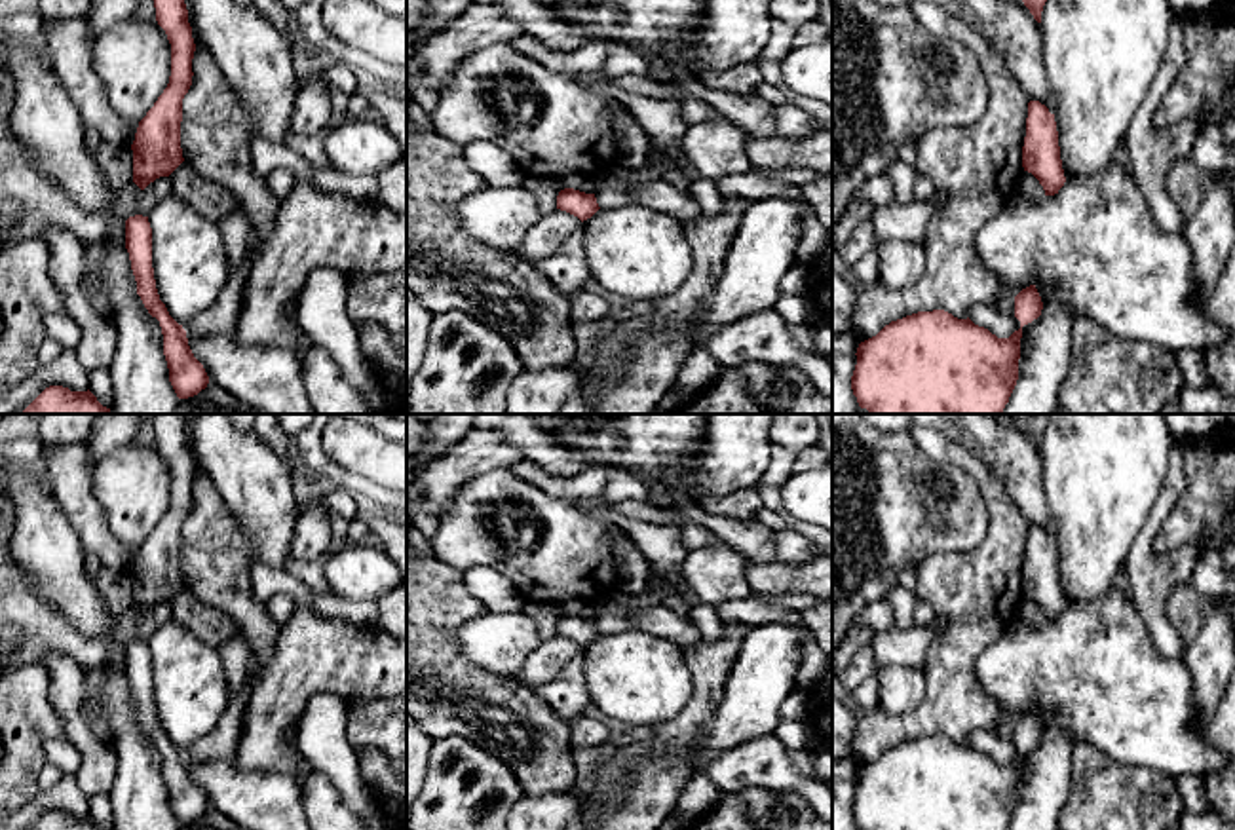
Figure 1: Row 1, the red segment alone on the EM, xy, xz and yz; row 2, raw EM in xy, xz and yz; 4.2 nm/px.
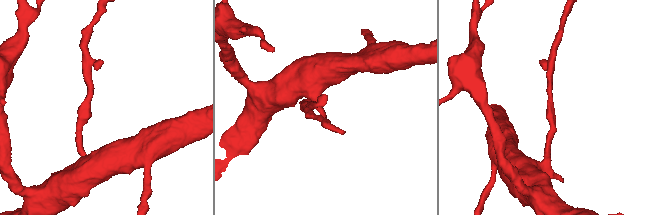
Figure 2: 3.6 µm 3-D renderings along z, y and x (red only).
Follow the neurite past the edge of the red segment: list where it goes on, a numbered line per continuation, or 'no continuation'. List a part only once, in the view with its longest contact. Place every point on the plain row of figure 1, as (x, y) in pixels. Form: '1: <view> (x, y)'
no continuation

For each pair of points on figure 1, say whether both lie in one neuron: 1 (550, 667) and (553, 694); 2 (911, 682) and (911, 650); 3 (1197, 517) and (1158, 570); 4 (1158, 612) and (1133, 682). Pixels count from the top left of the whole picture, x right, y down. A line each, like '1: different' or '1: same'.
1: different
2: different
3: different
4: different

